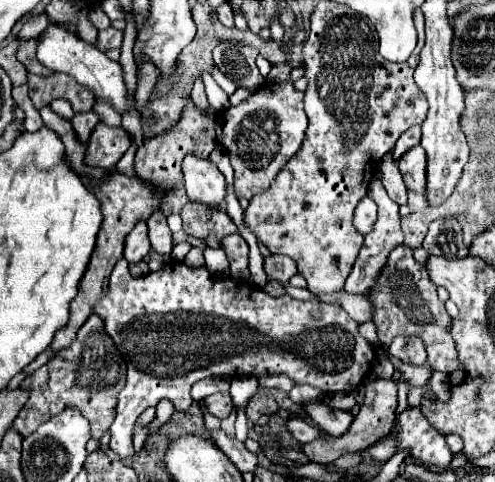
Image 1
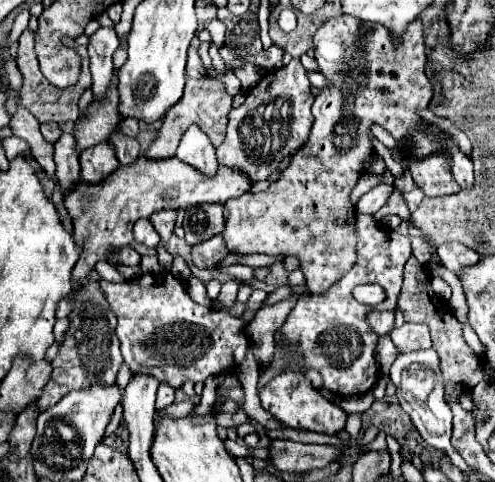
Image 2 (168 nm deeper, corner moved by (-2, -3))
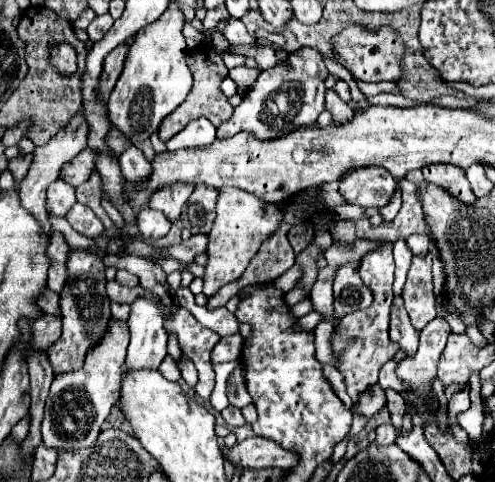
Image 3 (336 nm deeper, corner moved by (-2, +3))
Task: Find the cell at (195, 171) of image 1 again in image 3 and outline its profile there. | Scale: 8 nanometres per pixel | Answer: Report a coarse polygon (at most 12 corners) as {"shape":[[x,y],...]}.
{"shape":[[199,118],[167,142],[167,150],[181,146],[209,146],[215,126]]}

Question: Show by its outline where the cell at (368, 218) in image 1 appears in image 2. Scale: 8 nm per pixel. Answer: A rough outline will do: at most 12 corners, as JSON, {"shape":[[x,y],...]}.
{"shape":[[375,186],[357,202],[357,212],[375,214],[391,194],[391,186]]}

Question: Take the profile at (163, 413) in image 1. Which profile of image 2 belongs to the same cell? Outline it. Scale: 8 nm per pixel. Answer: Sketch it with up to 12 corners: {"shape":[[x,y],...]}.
{"shape":[[161,384],[157,390],[157,408],[173,404],[175,392]]}

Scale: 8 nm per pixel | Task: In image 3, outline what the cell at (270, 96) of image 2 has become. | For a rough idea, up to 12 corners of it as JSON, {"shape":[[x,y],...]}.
{"shape":[[317,48],[259,74],[217,138],[271,140],[317,120],[329,74]]}

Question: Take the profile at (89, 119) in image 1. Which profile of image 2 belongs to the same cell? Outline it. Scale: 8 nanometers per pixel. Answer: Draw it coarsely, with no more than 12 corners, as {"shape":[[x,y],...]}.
{"shape":[[73,134],[55,144],[61,188],[79,180],[81,152]]}

